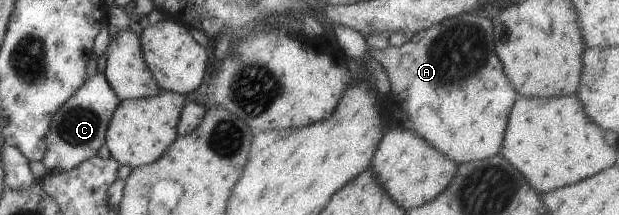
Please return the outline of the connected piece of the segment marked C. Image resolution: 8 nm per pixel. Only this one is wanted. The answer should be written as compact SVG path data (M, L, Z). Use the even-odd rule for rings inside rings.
M98 72L86 78L50 120L45 138L45 153L41 160L47 172L56 174L70 170L96 155L100 145L105 142L108 121L119 101L103 74Z

